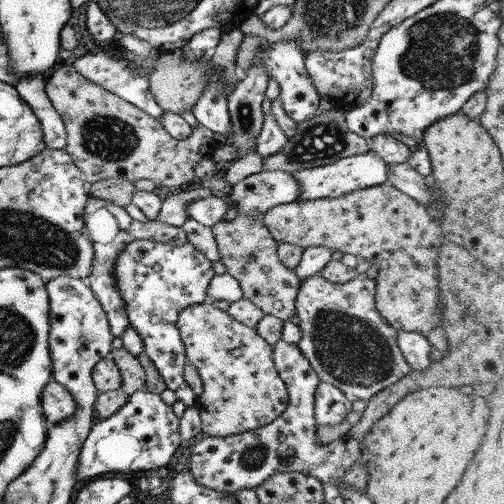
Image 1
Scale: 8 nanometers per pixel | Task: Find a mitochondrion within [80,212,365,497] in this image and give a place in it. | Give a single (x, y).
(252, 458)

